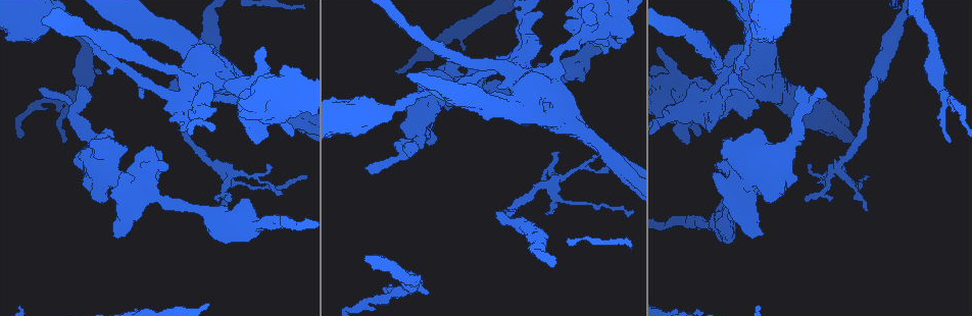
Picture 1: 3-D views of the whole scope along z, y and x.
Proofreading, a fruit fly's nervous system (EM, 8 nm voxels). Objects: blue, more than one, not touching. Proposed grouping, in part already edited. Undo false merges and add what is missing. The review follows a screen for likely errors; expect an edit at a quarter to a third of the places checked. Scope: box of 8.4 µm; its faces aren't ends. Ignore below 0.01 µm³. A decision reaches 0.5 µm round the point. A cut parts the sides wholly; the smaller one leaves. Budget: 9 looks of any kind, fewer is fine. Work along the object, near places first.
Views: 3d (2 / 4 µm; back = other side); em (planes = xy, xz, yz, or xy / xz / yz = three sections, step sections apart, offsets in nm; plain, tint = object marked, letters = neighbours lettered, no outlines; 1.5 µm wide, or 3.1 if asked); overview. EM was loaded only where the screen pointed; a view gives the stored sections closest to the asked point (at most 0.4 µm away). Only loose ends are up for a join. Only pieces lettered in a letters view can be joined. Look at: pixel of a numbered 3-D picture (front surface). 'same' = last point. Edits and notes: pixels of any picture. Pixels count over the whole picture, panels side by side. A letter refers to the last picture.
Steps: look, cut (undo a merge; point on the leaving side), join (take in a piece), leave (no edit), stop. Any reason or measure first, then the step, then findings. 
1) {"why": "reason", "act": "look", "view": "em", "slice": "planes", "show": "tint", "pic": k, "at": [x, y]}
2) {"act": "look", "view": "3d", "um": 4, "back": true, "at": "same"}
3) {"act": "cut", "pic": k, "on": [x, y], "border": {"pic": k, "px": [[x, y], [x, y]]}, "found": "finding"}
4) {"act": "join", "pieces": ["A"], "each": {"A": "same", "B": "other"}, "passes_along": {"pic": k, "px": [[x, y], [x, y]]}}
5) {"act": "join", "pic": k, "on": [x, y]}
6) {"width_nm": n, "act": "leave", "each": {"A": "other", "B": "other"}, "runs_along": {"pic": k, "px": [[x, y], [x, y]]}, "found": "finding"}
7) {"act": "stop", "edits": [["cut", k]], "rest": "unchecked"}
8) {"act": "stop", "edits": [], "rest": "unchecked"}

{"why": "an open end", "act": "look", "view": "3d", "um": 2, "pic": 1, "at": [550, 153]}

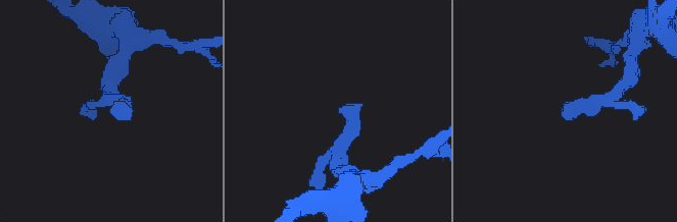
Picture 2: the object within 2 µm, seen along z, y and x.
{"why": "now the EM", "act": "look", "view": "em", "slice": "planes", "show": "tint", "pic": 2, "at": [343, 105]}

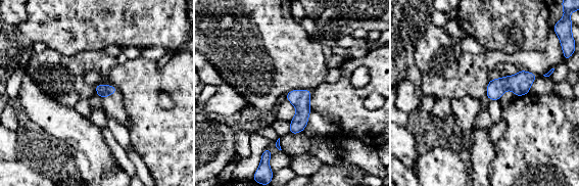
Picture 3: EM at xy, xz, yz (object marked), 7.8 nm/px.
{"act": "look", "view": "em", "slice": "planes", "show": "letters", "at": "same"}

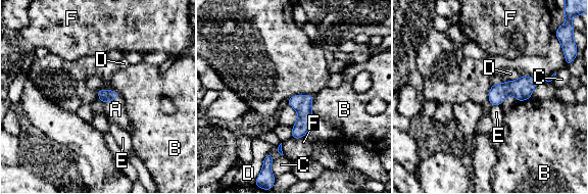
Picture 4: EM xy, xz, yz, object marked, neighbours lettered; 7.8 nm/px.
{"act": "join", "pieces": ["A"], "each": {"A": "same", "B": "other", "C": "other", "D": "other", "E": "other", "F": "other"}, "found": "the cell continues"}

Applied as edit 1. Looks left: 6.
{"why": "an open end", "act": "look", "view": "em", "slice": "xz", "step": 4, "show": "letters", "pic": 1, "at": [714, 172]}

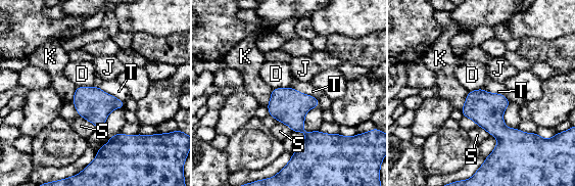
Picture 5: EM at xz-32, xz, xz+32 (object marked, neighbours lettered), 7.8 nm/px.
{"act": "leave", "each": {"D": "other", "J": "other", "K": "other", "S": "other", "T": "other"}, "border": {"pic": 5, "px": [[93, 85], [76, 87]]}, "found": "none of them fits"}

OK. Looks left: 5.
{"why": "calibre changes", "act": "look", "view": "em", "slice": "planes", "show": "letters", "pic": 1, "at": [525, 15]}

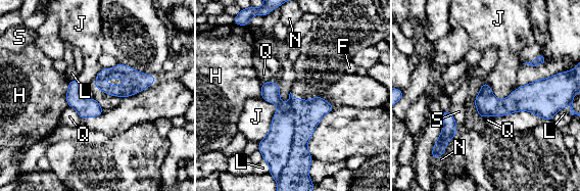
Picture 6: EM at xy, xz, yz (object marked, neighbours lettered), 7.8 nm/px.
{"width_nm": 140, "longest_contact_nm": ["J", 360], "act": "cut", "pic": 6, "on": [276, 146], "each": {"F": "other", "H": "other", "J": "other", "L": "other", "N": "other", "Q": "other", "S": "other"}, "found": "a second cell is stuck on"}

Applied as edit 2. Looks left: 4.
{"why": "branch point", "act": "look", "view": "3d", "um": 2, "back": true, "pic": 1, "at": [396, 293]}

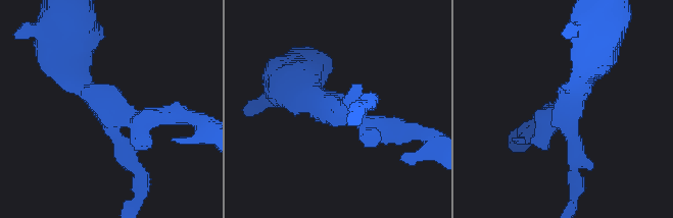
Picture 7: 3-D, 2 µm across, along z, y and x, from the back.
{"why": "now the EM", "act": "look", "view": "em", "slice": "planes", "show": "plain", "pic": 7, "at": [562, 116]}

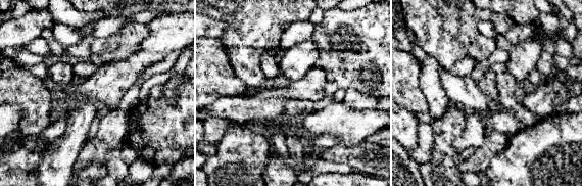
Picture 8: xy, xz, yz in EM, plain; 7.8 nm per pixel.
{"act": "look", "view": "em", "slice": "planes", "show": "letters", "at": "same"}

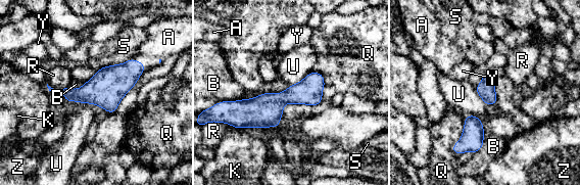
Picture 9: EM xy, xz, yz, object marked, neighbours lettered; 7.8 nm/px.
{"act": "leave", "each": {"A": "other", "B": "other", "K": "other", "Q": "other", "R": "other", "S": "other", "U": "other", "Y": "other", "Z": "other"}, "border": {"pic": 9, "px": [[310, 72], [300, 81], [289, 86]]}, "found": "all the same cell"}

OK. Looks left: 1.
{"act": "stop", "edits": [["join", 4], ["cut", 6]], "rest": "unchecked"}

